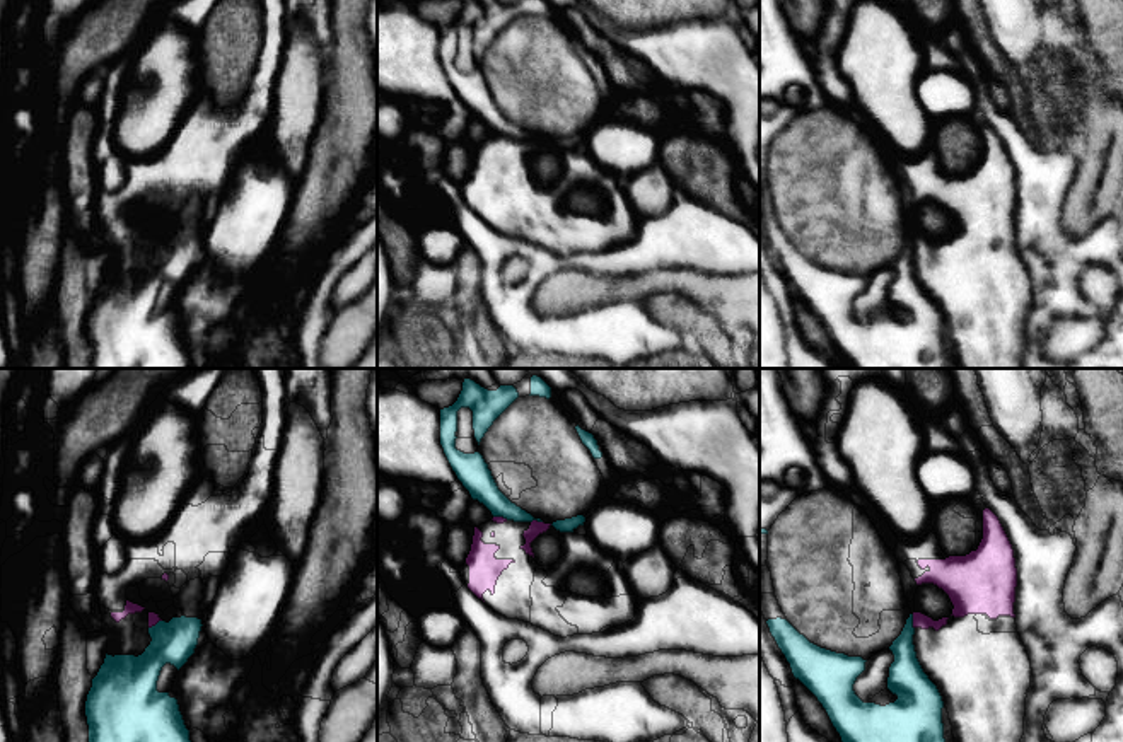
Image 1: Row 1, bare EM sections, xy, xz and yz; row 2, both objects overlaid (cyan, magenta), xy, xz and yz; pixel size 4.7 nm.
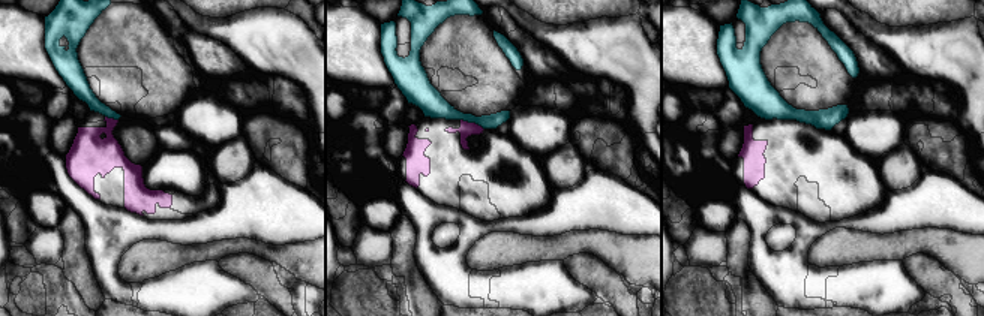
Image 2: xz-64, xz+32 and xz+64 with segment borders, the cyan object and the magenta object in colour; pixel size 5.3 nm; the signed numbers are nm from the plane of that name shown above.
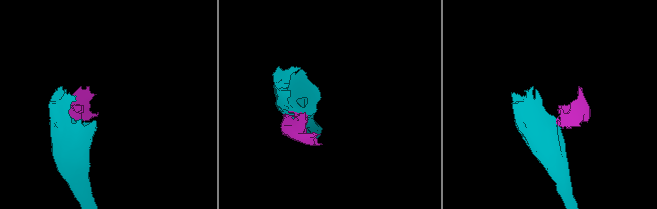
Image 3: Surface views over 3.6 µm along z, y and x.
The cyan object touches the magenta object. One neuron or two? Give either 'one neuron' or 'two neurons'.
two neurons

